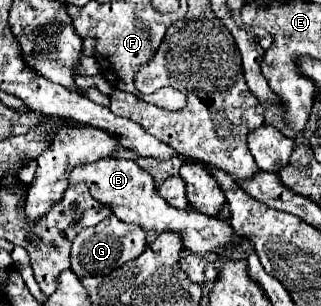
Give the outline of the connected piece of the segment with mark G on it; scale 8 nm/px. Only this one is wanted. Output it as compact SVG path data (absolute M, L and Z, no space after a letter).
M107 216L97 226L85 228L73 240L71 248L71 270L79 276L105 276L123 264L135 260L145 250L145 230L137 224L125 224L115 216Z

